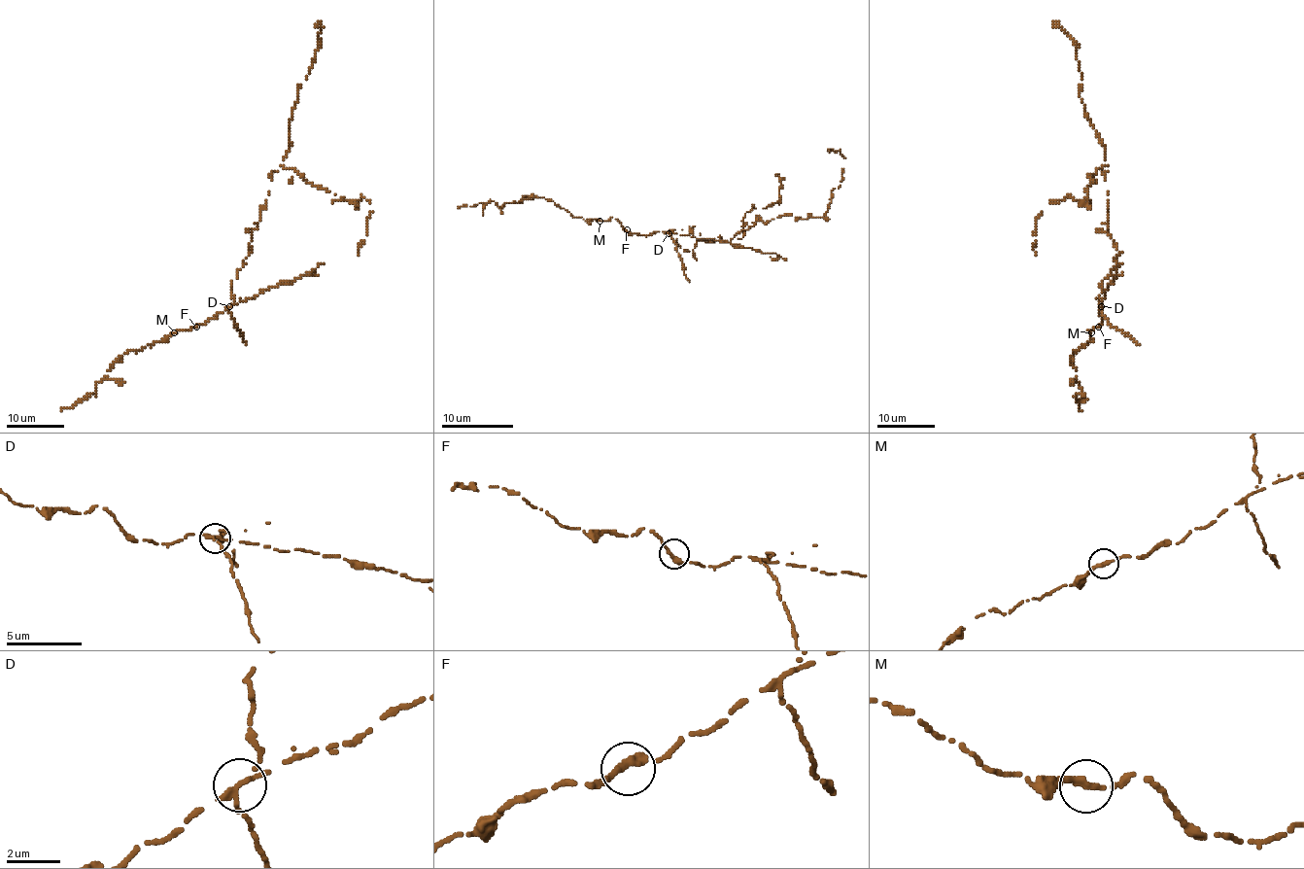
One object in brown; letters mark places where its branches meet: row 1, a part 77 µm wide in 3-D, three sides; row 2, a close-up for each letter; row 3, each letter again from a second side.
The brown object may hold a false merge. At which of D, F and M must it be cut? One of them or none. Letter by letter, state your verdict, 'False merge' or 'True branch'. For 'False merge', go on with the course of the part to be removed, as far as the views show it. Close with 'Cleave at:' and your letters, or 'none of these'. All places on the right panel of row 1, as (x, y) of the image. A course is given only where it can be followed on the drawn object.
D: False merge
F: True branch
M: True branch
Cleave at: D

